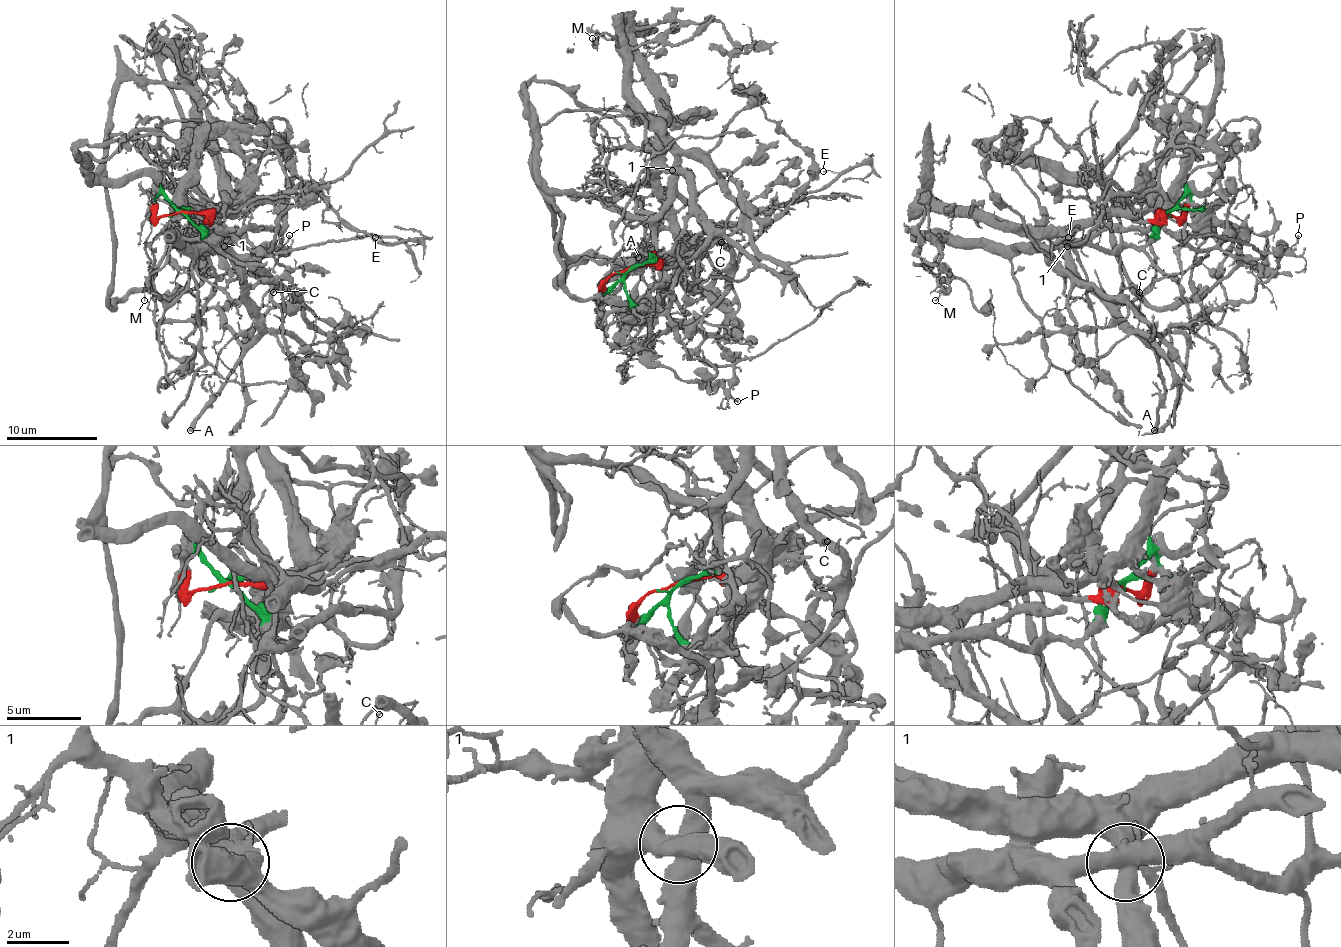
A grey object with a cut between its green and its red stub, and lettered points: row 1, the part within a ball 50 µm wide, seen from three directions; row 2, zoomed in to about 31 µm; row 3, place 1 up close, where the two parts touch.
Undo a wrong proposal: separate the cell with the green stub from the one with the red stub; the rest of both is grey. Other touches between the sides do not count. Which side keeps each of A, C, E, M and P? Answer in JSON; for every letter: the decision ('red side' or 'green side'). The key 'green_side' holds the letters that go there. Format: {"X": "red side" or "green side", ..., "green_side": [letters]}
{"A": "red side", "C": "green side", "E": "green side", "M": "green side", "P": "green side", "green_side": ["C", "E", "M", "P"]}

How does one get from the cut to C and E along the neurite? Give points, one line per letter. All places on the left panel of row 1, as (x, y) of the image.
C: (178, 211), (192, 223), (212, 250), (224, 246), (246, 257), (292, 296), (281, 305), (269, 305), (274, 291)
E: (178, 211), (219, 250), (242, 230), (281, 227), (292, 191), (317, 195), (354, 227), (390, 243), (374, 237)

